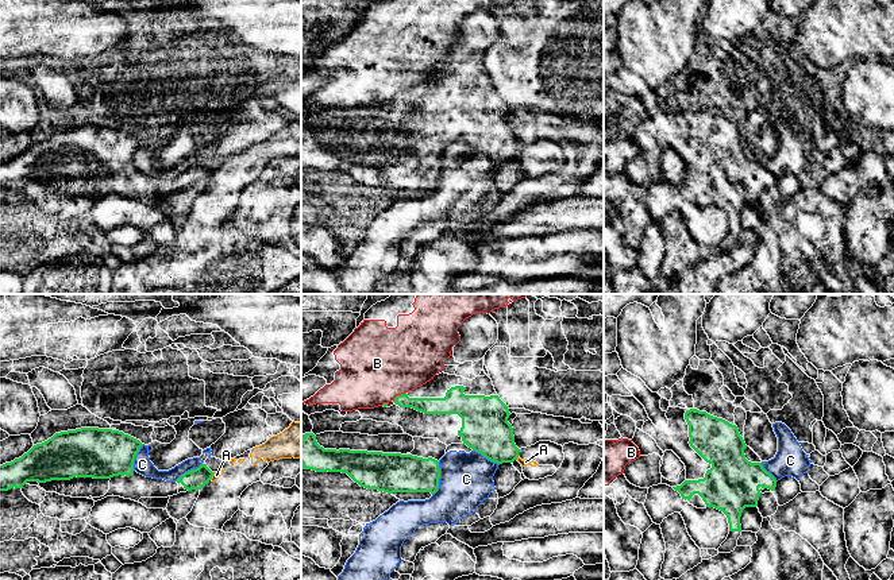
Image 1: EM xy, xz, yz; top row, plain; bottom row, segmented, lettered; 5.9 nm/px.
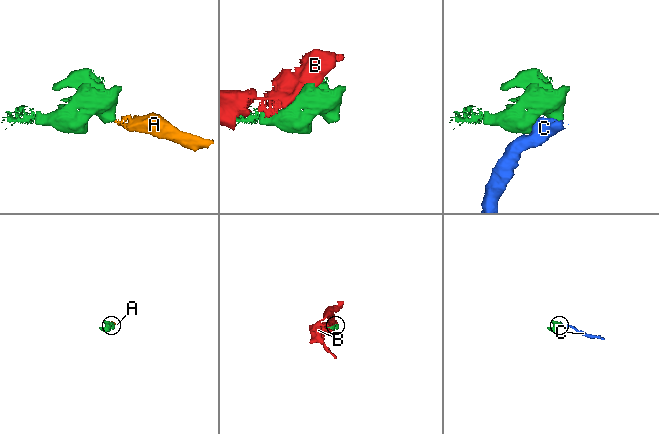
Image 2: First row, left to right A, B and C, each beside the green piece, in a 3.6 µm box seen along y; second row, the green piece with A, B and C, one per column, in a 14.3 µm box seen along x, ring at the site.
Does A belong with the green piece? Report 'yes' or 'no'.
no

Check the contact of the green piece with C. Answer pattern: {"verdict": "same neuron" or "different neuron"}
{"verdict": "different neuron"}

